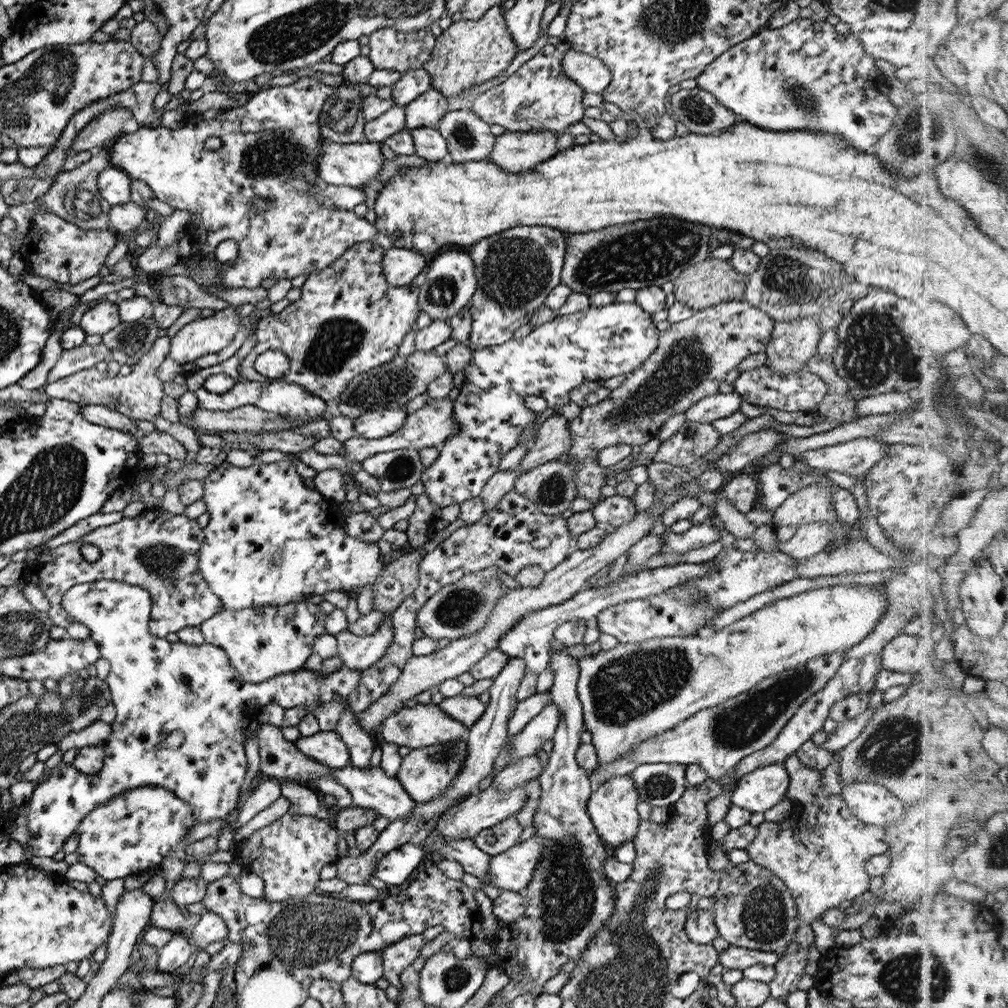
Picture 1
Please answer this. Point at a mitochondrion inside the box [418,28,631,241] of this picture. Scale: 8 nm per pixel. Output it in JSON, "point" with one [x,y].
{"point":[465,137]}

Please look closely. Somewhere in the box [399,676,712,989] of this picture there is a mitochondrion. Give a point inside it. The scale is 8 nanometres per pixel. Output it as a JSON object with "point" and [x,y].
{"point":[567,896]}

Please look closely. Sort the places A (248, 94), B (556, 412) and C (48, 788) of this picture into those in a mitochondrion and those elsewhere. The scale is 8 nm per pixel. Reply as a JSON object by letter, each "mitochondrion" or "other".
{"A":"other","B":"other","C":"other"}

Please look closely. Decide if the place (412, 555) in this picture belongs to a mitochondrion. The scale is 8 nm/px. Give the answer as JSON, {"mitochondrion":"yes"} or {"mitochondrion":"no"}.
{"mitochondrion":"no"}

